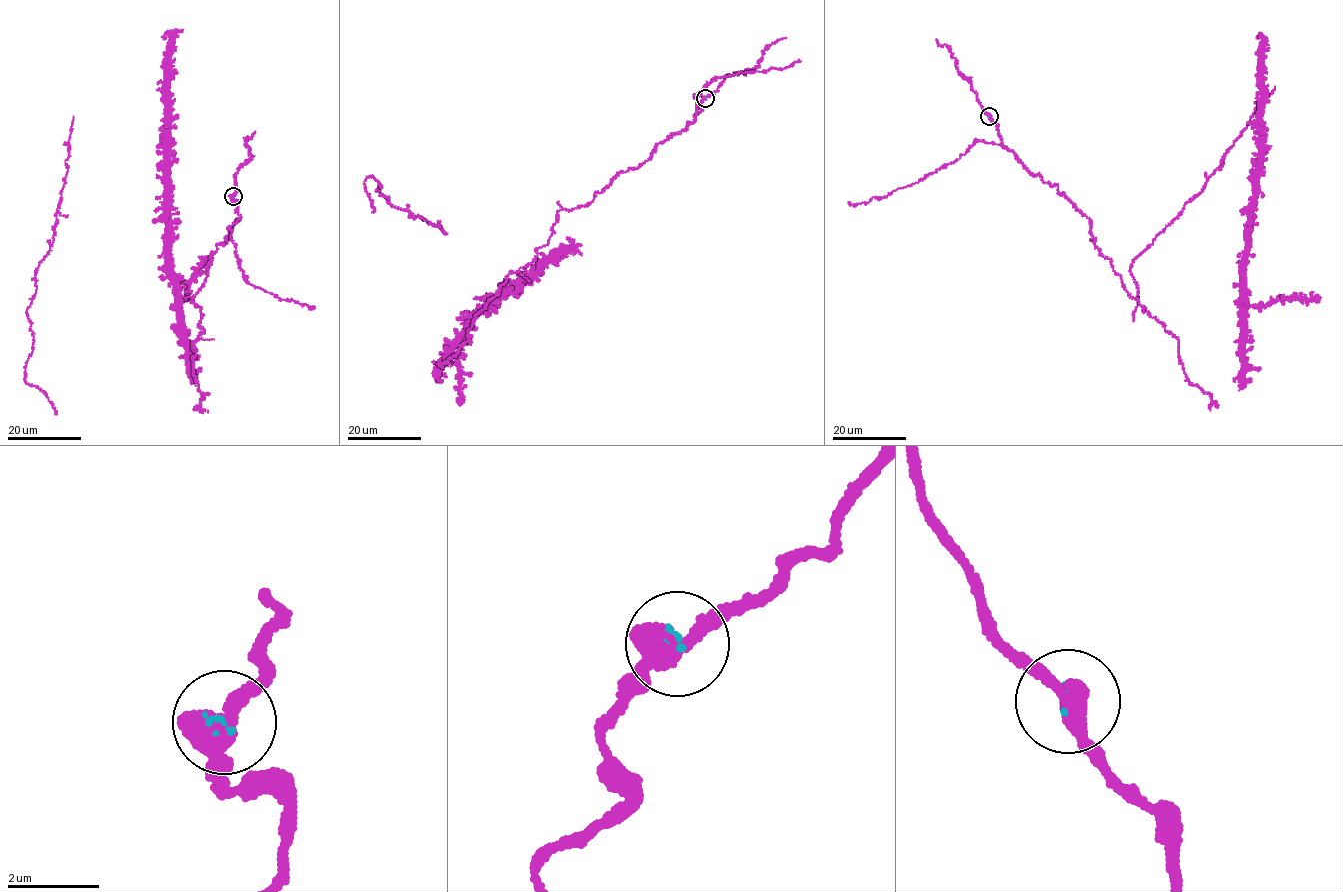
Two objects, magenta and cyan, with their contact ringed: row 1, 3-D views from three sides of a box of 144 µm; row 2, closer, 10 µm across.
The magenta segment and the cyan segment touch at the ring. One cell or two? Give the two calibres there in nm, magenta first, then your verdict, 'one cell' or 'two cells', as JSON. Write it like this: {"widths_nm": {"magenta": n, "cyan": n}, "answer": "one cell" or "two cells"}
{"widths_nm": {"magenta": 440, "cyan": 70}, "answer": "one cell"}

